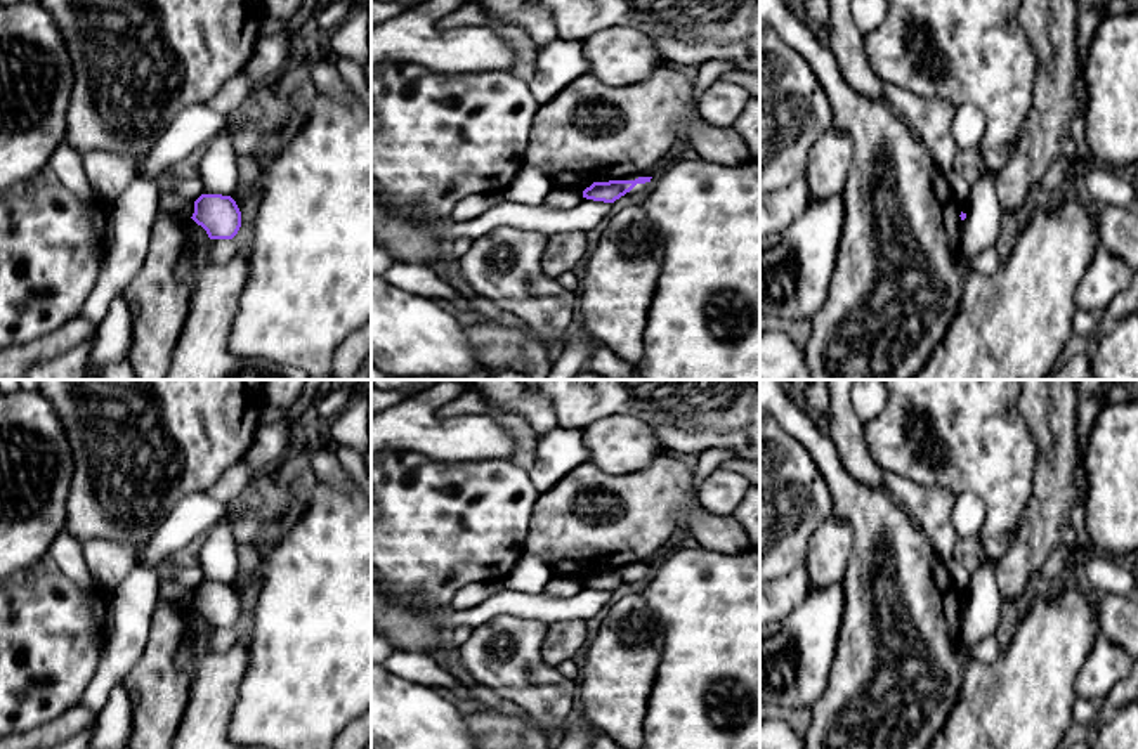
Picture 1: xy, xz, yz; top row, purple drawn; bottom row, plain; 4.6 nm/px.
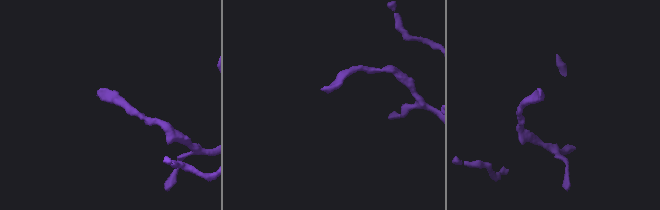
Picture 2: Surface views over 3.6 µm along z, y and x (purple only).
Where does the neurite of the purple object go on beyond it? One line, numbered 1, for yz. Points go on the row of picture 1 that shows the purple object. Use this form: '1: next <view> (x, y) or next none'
1: next none

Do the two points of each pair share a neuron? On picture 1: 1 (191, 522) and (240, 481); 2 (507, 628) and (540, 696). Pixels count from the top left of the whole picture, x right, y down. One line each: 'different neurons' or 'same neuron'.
1: different neurons
2: same neuron

